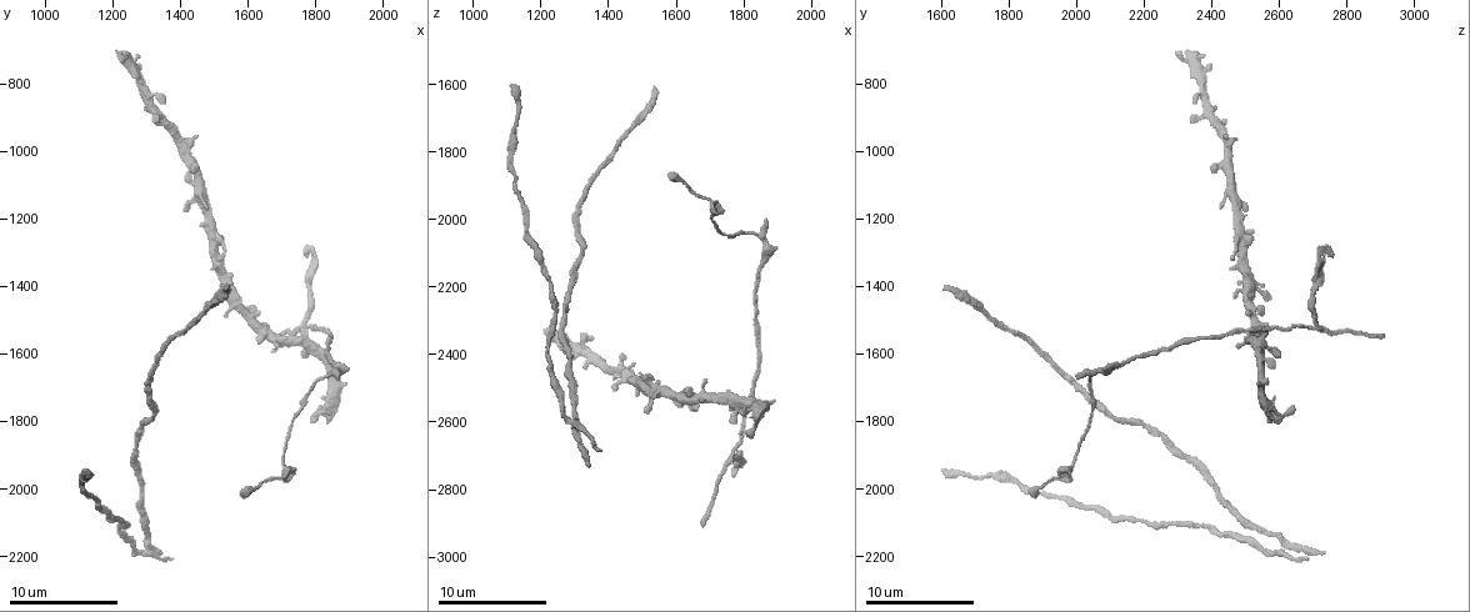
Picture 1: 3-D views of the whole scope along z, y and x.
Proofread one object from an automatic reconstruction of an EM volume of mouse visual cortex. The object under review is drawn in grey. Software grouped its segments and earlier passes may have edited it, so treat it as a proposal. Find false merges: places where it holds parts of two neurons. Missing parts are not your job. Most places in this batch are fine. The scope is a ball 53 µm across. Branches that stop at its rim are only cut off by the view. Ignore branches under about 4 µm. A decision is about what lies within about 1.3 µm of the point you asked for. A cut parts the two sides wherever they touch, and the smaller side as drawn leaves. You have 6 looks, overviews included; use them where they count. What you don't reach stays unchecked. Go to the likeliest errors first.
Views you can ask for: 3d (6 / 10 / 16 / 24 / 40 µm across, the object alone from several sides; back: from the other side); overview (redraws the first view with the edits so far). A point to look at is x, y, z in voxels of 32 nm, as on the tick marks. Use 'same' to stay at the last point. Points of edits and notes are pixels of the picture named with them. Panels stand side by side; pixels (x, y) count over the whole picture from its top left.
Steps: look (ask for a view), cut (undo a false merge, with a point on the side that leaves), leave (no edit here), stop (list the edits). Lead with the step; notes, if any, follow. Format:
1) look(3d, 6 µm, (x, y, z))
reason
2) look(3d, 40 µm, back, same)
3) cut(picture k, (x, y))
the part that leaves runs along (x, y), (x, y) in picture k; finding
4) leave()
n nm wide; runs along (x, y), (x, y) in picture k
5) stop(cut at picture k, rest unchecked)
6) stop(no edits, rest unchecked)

look(3d, 10 µm, (1150, 2040, 1990))

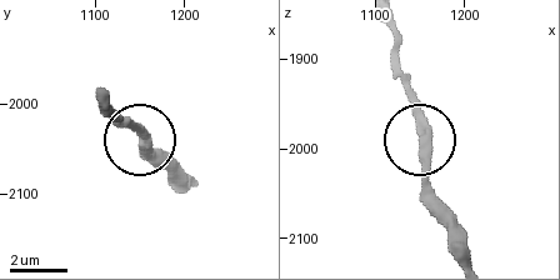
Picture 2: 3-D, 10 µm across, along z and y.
leave()
continuous, no second neuron

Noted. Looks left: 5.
look(3d, 6 µm, (1330, 1750, 2080))

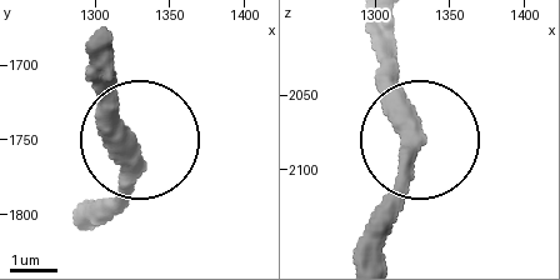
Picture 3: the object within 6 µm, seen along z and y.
look(3d, 6 µm, back, same)

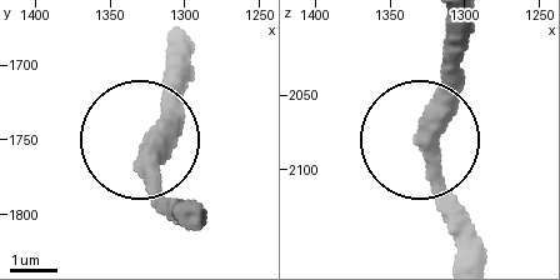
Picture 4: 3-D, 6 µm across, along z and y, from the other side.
leave()
side arm 21 µm; continuous, no second neuron

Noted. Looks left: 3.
look(3d, 10 µm, (1220, 2130, 2430))
sudden change in width

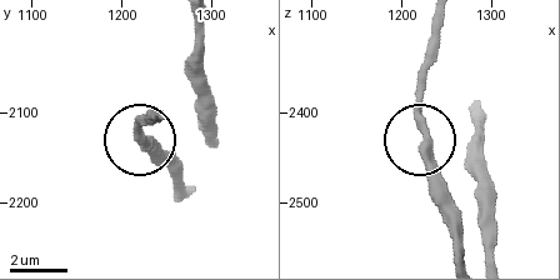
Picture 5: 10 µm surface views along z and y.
leave()
runs along (464, 256), (423, 134), (423, 58) in picture 5; all the same neuron

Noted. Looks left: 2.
stop(no edits, rest unchecked)

